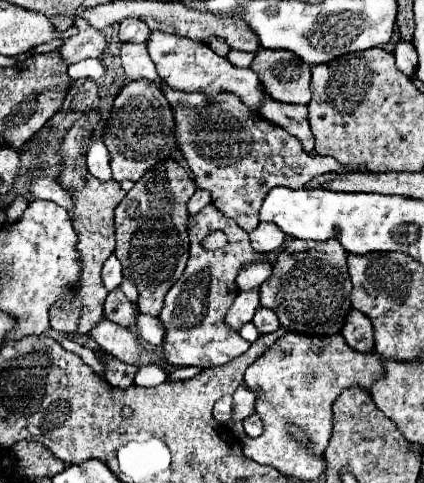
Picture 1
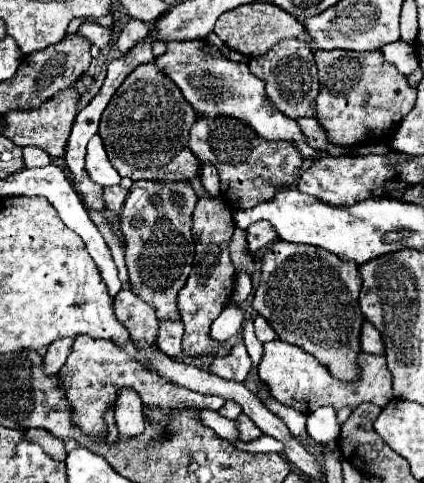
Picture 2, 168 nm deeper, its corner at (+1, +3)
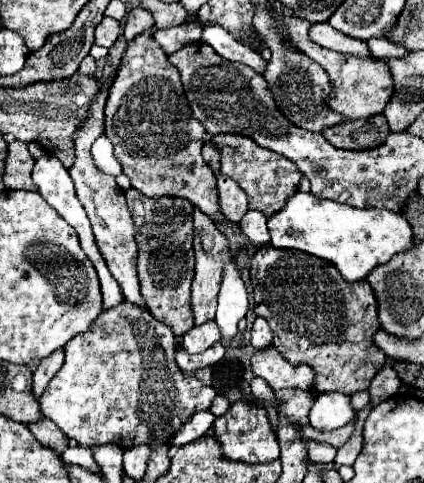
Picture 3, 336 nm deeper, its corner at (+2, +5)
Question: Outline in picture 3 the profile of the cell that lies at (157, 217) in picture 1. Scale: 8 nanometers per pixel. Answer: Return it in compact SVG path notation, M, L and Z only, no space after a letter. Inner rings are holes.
M136 188L126 190L128 208L136 226L138 254L138 278L142 296L148 304L150 314L162 324L170 326L180 338L194 328L190 286L194 280L194 250L192 250L192 204L184 198L146 198Z

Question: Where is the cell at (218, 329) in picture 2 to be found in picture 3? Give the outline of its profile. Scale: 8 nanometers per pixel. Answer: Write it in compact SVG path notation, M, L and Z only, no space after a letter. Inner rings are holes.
M214 320L210 322L204 322L200 326L194 326L192 330L188 330L188 334L184 334L180 340L178 340L178 346L190 354L198 354L198 352L204 352L206 348L210 348L214 342L218 342L222 336L220 336L220 330L216 326Z

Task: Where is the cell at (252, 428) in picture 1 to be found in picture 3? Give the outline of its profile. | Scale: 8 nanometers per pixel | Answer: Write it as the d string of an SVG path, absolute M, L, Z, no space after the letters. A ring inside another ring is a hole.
M238 400L228 408L228 414L222 414L214 420L212 424L214 436L222 446L222 454L228 460L238 460L238 462L248 462L248 464L266 464L272 460L278 460L280 448L276 434L272 432L272 426L268 422L268 414L264 406L250 404L248 400Z

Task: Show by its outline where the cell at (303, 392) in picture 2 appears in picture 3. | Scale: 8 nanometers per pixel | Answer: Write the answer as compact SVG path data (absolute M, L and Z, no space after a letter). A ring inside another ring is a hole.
M274 348L258 350L252 356L252 370L256 376L264 378L270 388L302 388L312 390L314 374L312 368L306 364L292 366L282 354L278 354Z

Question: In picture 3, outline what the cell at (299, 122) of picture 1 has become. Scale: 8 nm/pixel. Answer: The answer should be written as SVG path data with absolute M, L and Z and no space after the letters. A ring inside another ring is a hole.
M376 114L372 118L358 118L358 120L346 120L342 124L336 124L322 132L326 140L342 150L368 150L380 146L390 136L388 122L384 120L384 114Z

